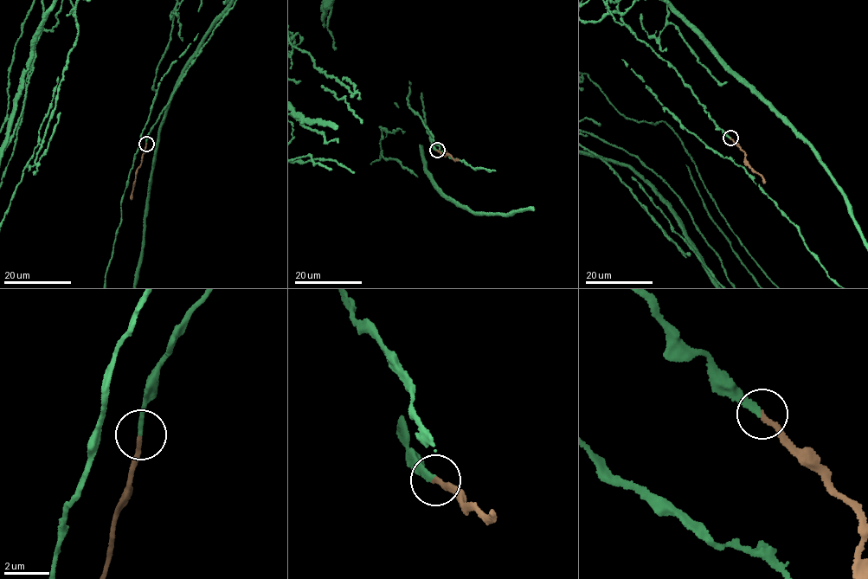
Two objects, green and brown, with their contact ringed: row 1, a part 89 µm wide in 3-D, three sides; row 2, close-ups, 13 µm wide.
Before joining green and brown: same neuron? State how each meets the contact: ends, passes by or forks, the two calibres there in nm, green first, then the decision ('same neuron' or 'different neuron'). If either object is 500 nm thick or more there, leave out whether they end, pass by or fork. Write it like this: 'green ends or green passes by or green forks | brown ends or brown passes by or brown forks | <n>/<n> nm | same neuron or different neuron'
green ends | brown ends | 240/220 nm | same neuron

